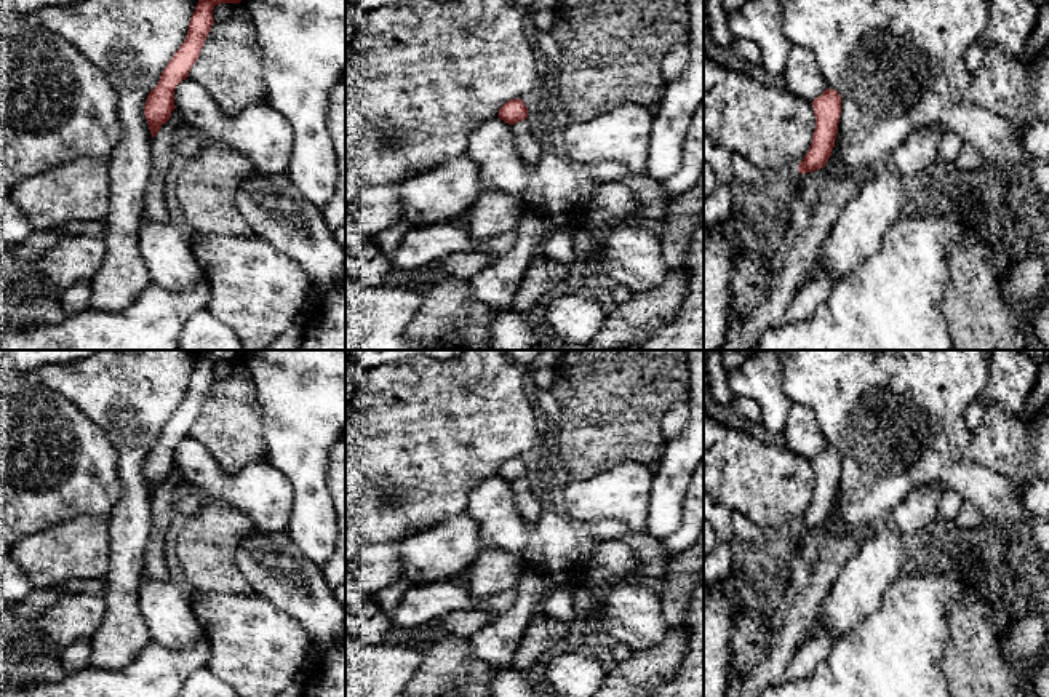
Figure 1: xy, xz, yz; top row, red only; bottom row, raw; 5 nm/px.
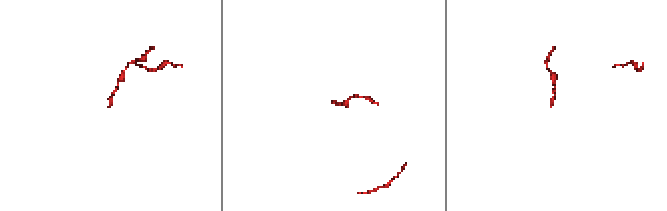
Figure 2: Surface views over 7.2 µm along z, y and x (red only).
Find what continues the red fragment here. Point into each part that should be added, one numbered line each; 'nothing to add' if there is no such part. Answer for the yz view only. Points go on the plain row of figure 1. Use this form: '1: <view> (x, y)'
nothing to add

